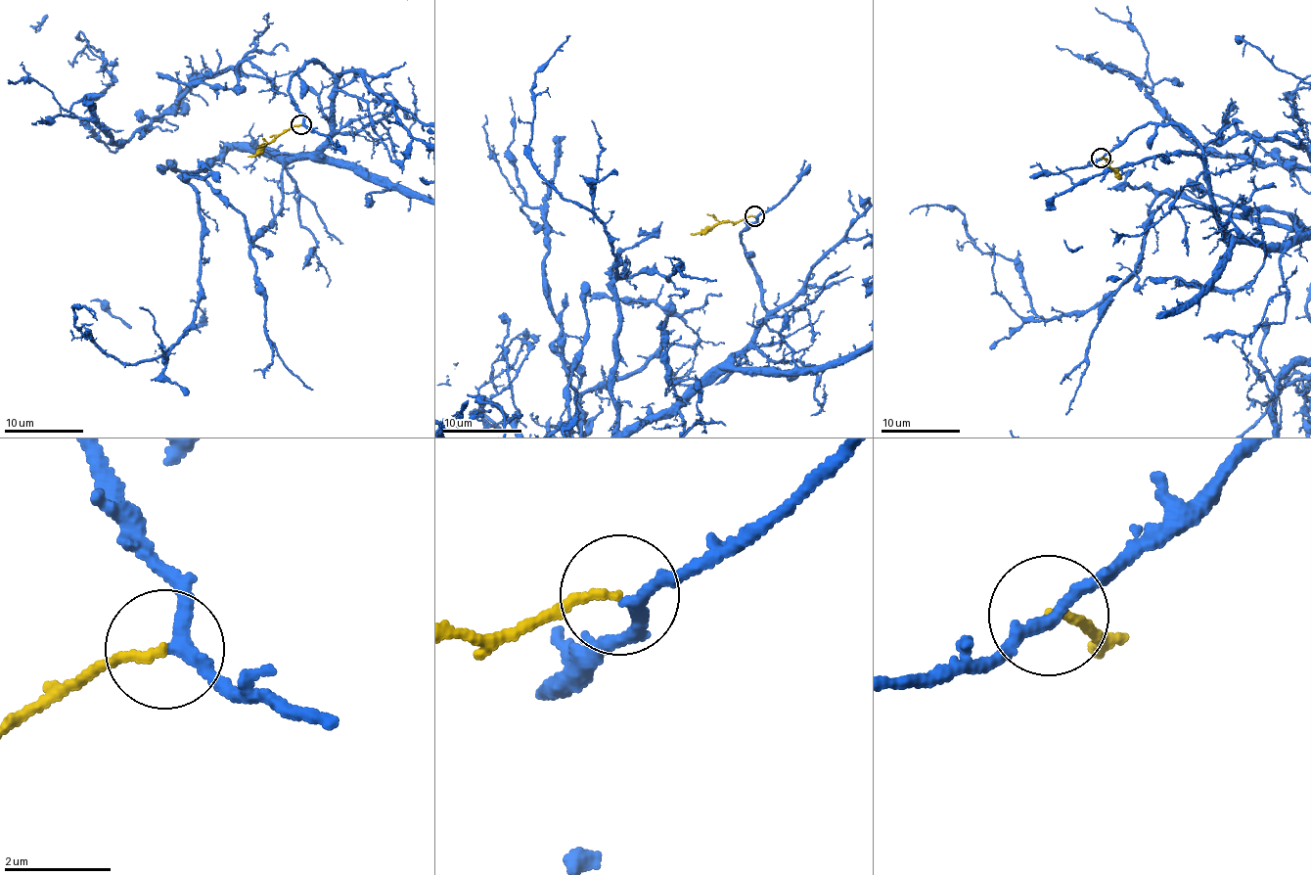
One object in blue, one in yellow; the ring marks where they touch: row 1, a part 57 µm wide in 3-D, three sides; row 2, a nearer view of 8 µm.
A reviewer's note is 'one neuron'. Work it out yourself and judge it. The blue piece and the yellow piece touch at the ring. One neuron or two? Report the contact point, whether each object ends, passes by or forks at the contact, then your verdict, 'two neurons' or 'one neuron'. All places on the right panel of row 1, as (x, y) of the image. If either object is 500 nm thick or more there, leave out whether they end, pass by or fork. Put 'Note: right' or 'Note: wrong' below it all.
(1101, 158) | blue passes by | yellow ends | one neuron
Note: right

